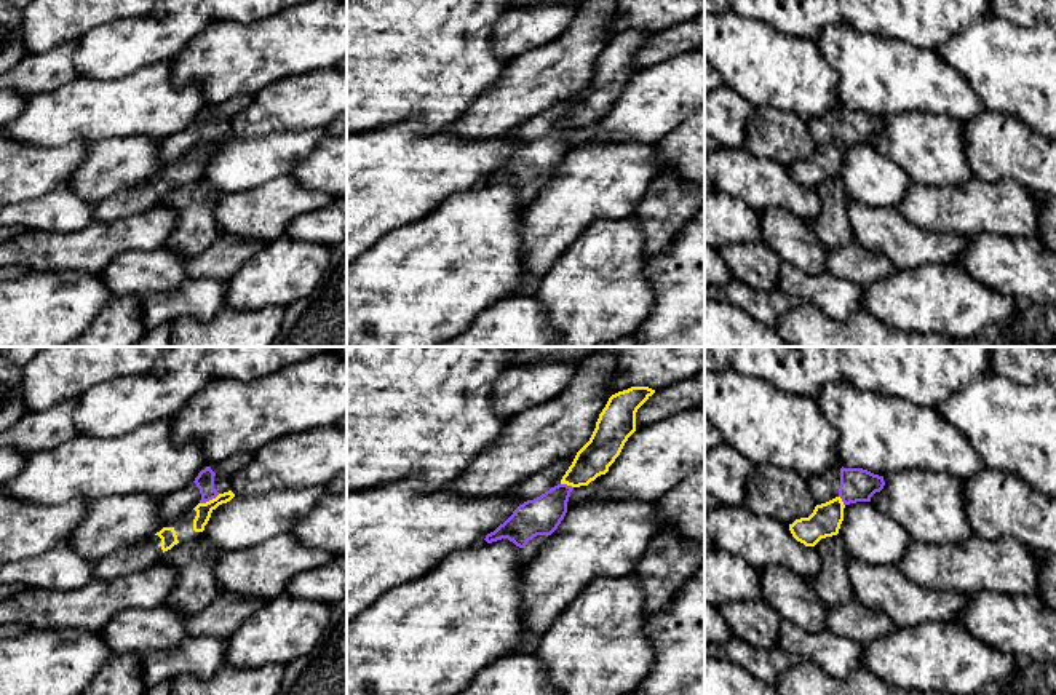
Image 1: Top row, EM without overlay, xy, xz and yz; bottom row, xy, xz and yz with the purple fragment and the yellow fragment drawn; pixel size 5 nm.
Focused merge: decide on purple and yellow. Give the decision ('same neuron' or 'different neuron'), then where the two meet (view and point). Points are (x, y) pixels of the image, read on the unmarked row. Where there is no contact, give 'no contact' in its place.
different neuron; meets purple in xy at (210, 141)

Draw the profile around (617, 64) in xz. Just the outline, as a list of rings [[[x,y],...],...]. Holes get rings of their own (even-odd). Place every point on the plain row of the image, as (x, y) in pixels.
[[[631,29],[612,37],[599,56],[590,83],[577,94],[561,126],[588,128],[605,117],[636,73],[637,51],[655,35],[649,29]]]

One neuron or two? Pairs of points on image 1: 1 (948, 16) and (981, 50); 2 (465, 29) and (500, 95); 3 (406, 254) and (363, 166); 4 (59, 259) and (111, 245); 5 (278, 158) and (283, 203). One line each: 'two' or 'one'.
1: two
2: two
3: two
4: one
5: two

